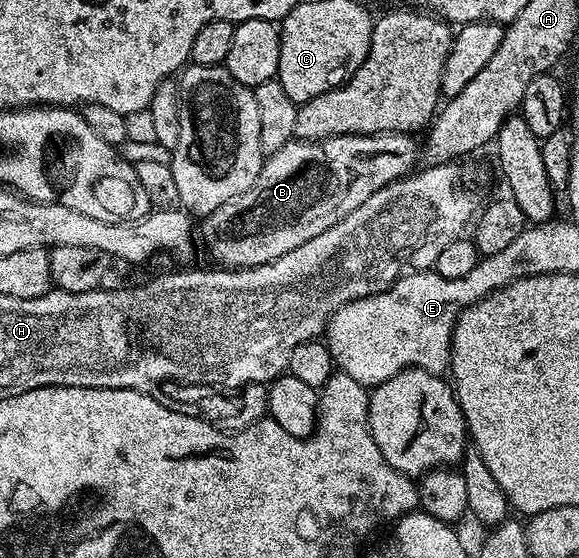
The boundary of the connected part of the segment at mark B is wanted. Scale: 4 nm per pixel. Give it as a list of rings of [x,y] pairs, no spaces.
[[[390,133],[387,135],[333,135],[329,139],[298,139],[294,138],[293,142],[283,145],[283,149],[279,149],[279,153],[268,156],[261,164],[261,172],[255,181],[255,185],[251,185],[251,189],[247,189],[247,193],[239,193],[239,197],[231,197],[231,201],[227,201],[223,205],[219,205],[219,209],[215,209],[210,215],[204,216],[199,223],[199,235],[205,238],[205,247],[213,254],[214,264],[220,265],[225,269],[244,269],[246,267],[258,267],[264,263],[275,261],[279,257],[283,257],[283,253],[291,253],[291,249],[299,249],[299,245],[303,245],[307,241],[311,241],[315,237],[319,237],[319,233],[323,233],[327,229],[331,229],[339,221],[343,221],[343,217],[347,217],[351,213],[355,213],[355,209],[359,209],[359,205],[363,205],[363,201],[367,201],[367,197],[371,197],[371,193],[375,193],[379,189],[383,189],[388,183],[396,183],[398,179],[410,174],[414,170],[413,162],[419,159],[419,143],[417,143],[412,134],[409,133]]]

